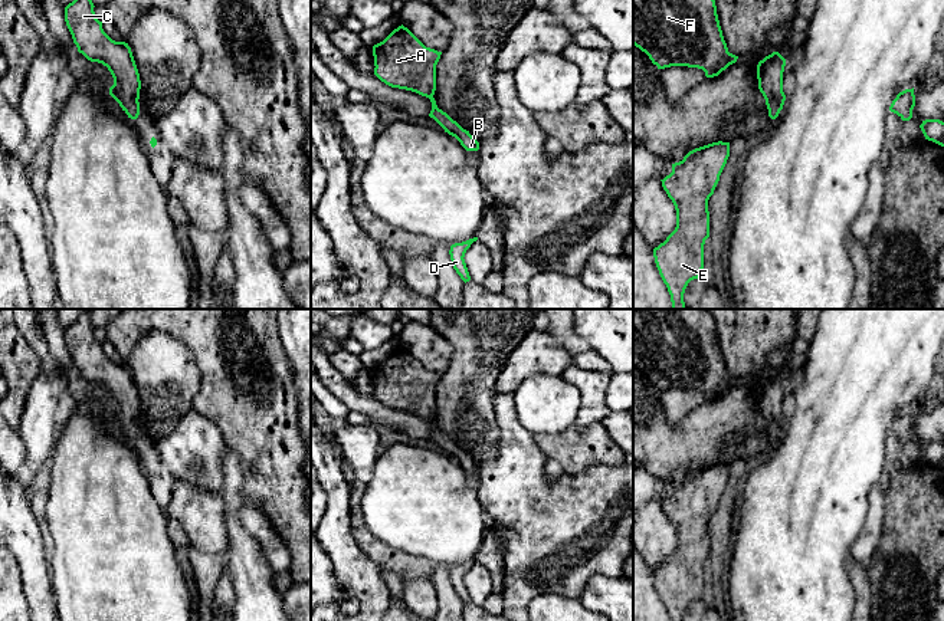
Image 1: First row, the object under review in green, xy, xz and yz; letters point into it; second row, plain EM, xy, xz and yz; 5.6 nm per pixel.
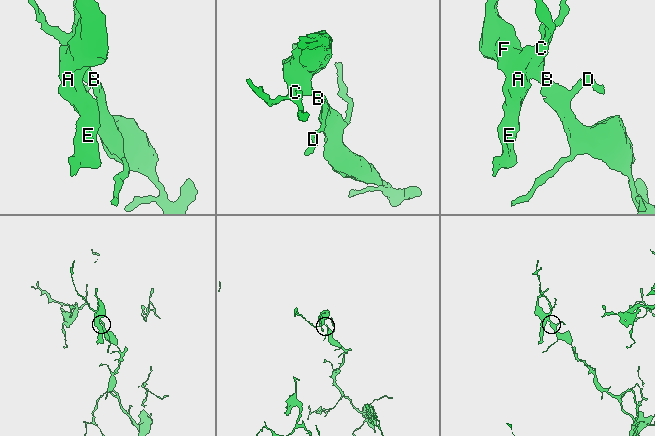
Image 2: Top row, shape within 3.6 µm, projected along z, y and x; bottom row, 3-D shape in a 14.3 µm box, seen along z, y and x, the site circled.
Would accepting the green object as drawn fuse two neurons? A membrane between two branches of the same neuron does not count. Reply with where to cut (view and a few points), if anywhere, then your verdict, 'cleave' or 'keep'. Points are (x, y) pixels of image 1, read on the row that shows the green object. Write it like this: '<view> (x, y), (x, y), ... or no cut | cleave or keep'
no cut | keep

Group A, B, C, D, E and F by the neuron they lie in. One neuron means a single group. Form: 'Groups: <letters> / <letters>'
Groups: A B C D E F

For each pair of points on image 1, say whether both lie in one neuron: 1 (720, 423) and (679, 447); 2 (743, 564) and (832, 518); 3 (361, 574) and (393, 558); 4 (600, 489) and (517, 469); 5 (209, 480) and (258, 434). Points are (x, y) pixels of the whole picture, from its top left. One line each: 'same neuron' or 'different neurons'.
1: same neuron
2: same neuron
3: different neurons
4: same neuron
5: different neurons

